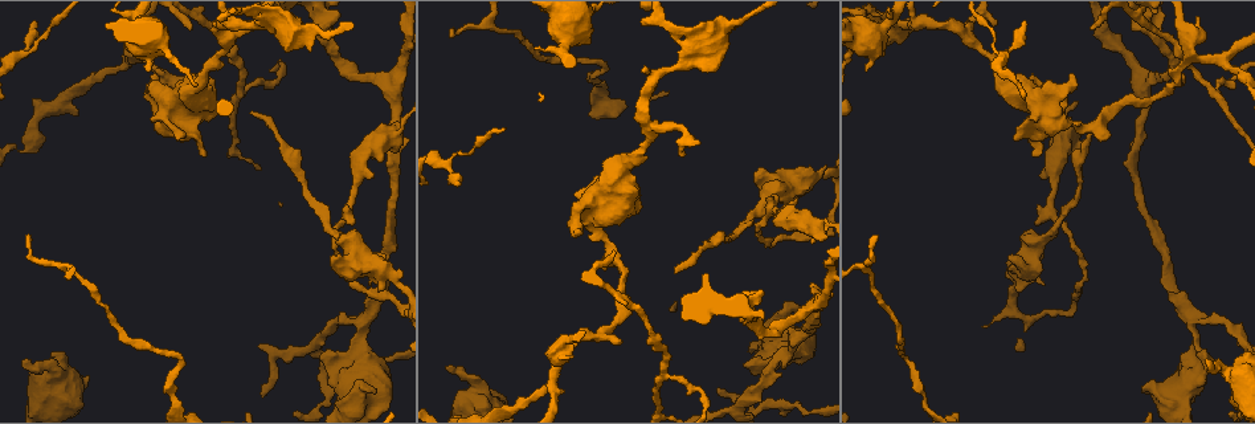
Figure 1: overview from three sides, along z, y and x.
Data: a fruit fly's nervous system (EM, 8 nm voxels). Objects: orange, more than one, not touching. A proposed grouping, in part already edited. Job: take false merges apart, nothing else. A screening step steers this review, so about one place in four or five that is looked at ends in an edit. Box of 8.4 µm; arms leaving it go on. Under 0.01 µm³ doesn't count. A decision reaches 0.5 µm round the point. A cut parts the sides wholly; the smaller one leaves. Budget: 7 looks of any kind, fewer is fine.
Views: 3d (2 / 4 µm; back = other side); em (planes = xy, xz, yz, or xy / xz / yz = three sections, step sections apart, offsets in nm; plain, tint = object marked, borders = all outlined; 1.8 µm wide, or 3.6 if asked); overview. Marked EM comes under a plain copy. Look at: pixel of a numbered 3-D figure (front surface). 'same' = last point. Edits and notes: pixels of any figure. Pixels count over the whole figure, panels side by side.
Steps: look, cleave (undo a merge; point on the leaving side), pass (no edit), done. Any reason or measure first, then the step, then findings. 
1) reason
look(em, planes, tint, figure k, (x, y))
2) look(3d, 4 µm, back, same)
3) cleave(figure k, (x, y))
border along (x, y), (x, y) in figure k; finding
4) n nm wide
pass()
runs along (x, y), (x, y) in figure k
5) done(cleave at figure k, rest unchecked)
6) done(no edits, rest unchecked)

three arms meet
look(em, xy, step 16, tint, figure 1, (686, 64))

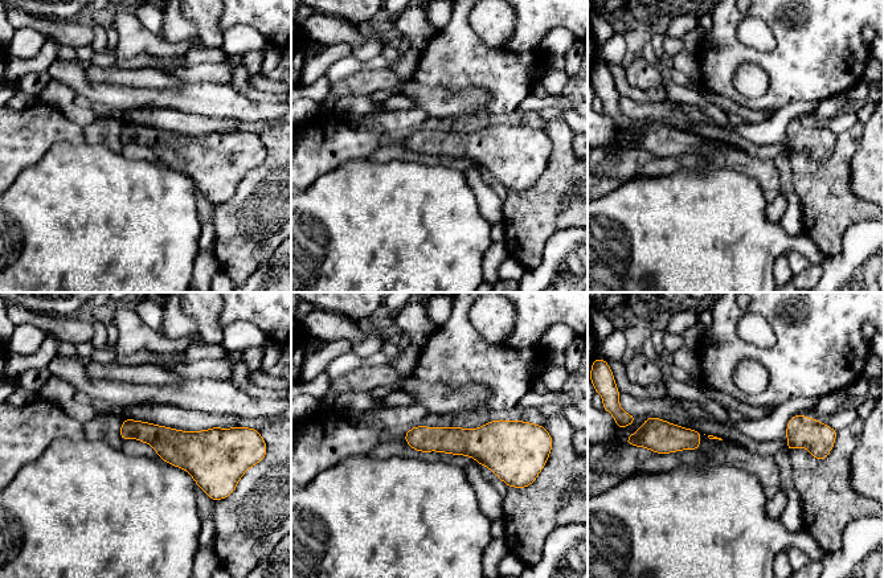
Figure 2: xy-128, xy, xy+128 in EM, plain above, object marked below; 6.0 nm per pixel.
look(em, planes, tint, same)

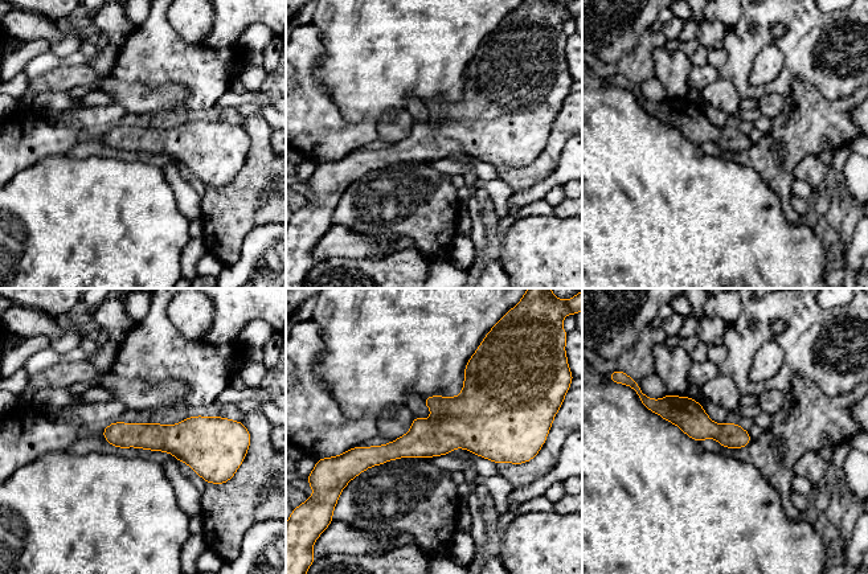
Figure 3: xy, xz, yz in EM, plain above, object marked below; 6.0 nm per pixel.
pass()
runs along (656, 409), (746, 439) in figure 3; continuous, no second neuron

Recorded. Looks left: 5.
abrupt turn
look(em, planes, tint, figure 1, (373, 261))

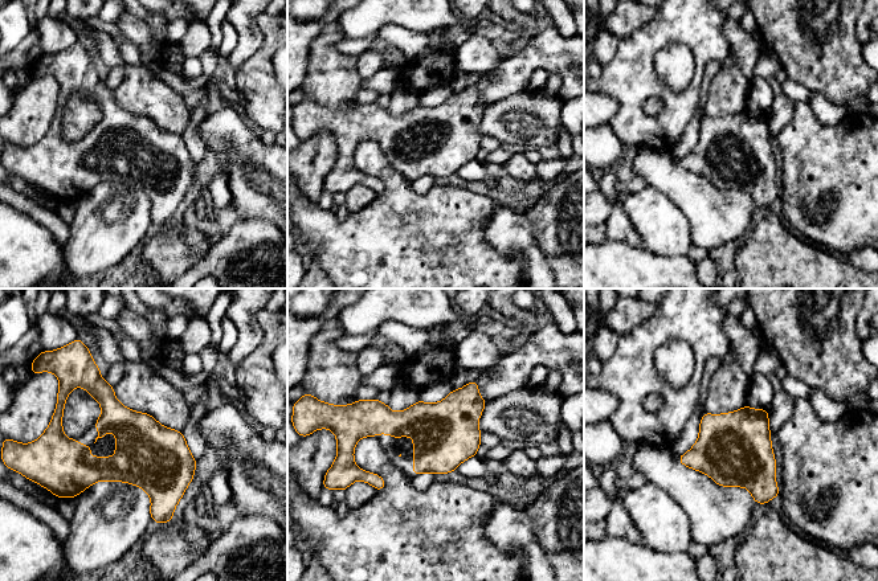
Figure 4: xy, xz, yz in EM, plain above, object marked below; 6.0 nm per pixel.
pass()
one neuron here

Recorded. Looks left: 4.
thin arm on a thick one
look(3d, 4 µm, back, figure 1, (1054, 118))

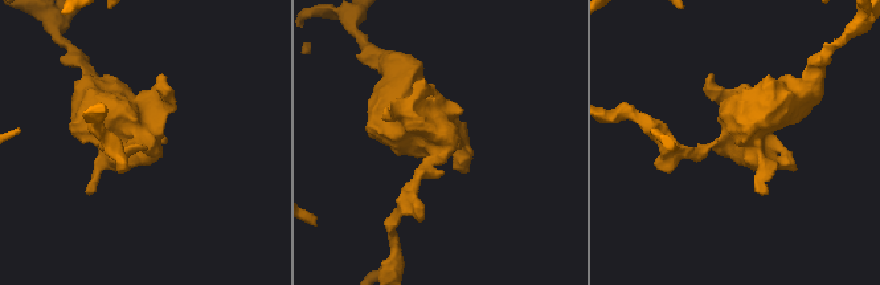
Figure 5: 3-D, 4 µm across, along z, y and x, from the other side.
look(em, yz, step 4, tint, figure 5, (147, 137))

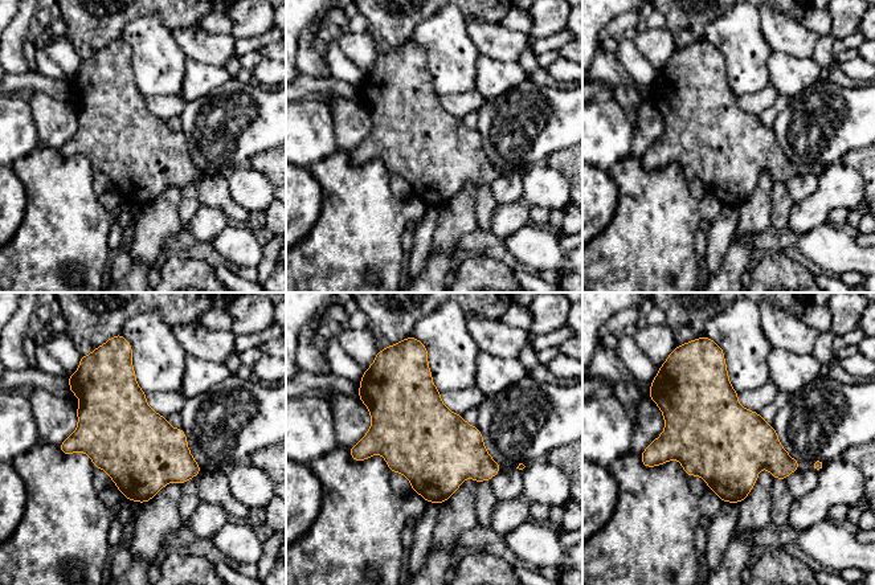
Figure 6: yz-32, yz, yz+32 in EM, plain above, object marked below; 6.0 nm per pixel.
480 nm wide
pass()
one neuron here

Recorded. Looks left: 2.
done(no edits, rest unchecked)

